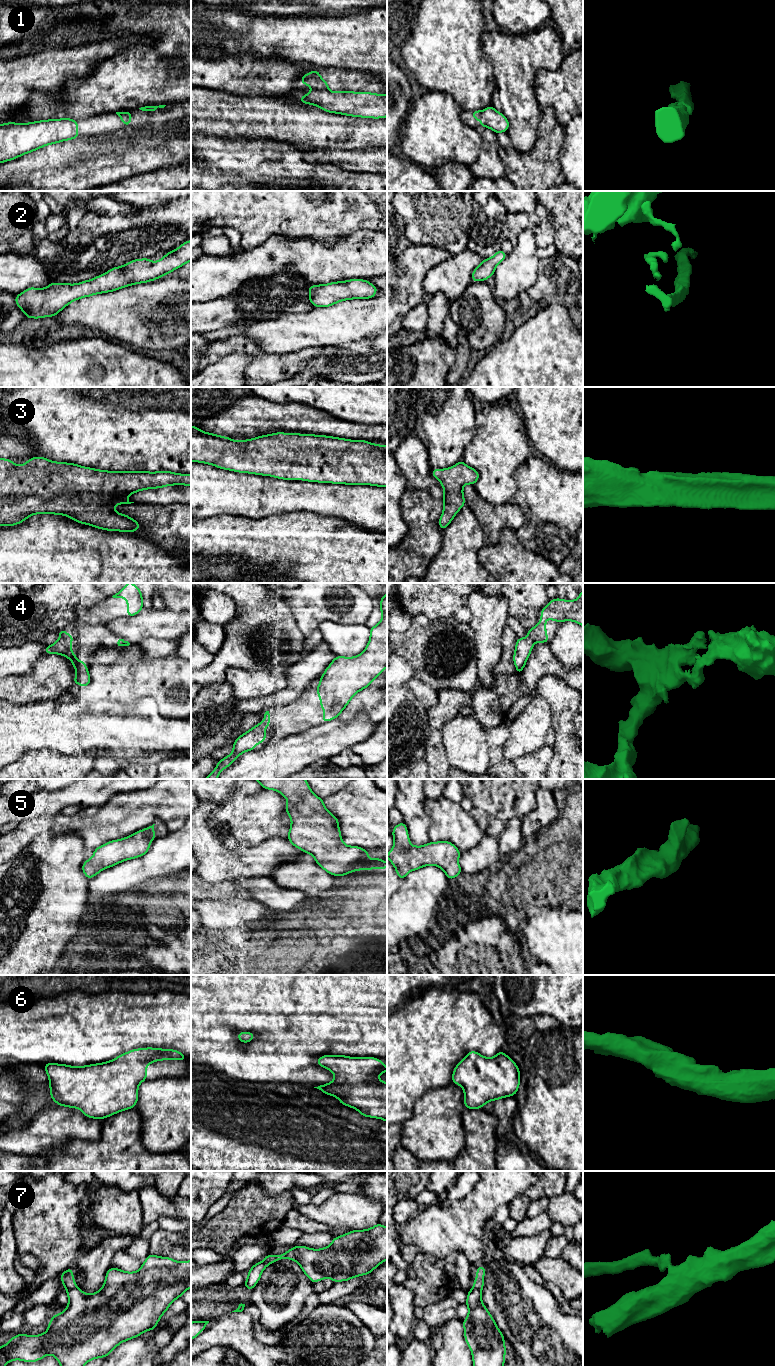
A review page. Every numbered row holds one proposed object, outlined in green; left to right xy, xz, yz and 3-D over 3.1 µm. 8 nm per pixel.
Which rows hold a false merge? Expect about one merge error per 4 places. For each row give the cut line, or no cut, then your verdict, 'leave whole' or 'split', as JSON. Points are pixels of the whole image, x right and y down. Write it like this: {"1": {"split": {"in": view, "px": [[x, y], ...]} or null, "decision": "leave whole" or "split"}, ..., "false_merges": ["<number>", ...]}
{"1": {"split": null, "decision": "leave whole"}, "2": {"split": null, "decision": "leave whole"}, "3": {"split": null, "decision": "leave whole"}, "4": {"split": null, "decision": "leave whole"}, "5": {"split": null, "decision": "leave whole"}, "6": {"split": null, "decision": "leave whole"}, "7": {"split": {"in": "xy", "px": [[76, 1286], [66, 1291]]}, "decision": "split"}, "false_merges": ["7"]}

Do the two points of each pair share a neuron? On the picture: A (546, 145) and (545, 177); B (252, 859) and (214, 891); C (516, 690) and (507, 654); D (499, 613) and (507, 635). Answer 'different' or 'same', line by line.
A: same
B: different
C: different
D: different

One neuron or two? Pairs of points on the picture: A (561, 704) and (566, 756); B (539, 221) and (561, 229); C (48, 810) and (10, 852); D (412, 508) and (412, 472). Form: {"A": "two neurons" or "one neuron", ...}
{"A": "one neuron", "B": "two neurons", "C": "two neurons", "D": "two neurons"}

